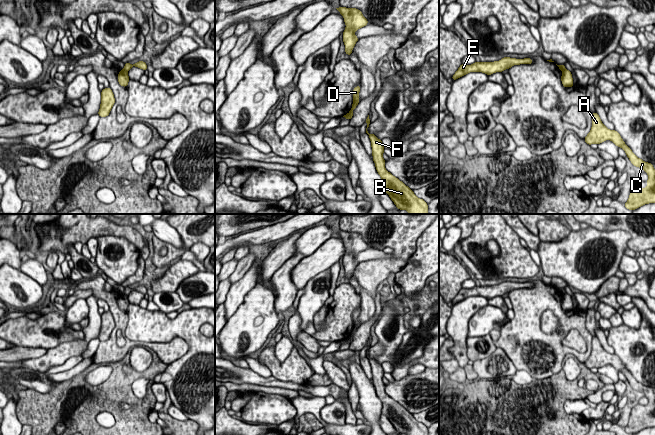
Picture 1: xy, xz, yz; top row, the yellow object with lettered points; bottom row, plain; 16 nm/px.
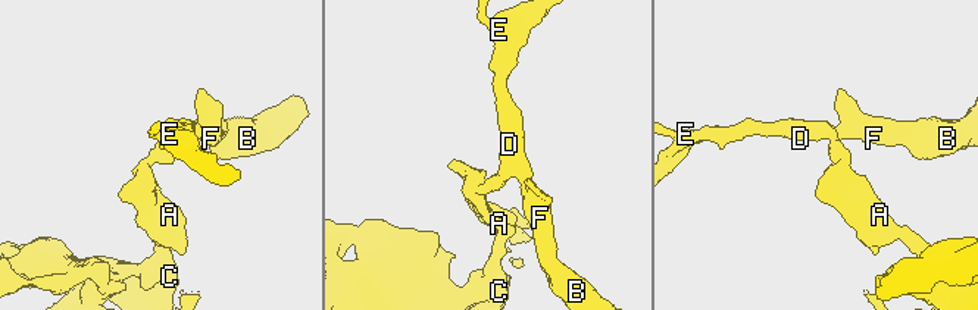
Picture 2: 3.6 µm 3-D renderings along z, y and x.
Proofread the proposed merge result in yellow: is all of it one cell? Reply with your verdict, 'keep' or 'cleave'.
cleave

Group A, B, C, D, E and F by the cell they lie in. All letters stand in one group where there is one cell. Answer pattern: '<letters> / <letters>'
A C / B D E F

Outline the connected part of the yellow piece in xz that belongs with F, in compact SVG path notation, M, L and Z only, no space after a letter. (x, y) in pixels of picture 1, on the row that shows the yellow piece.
M367 128L366 133L371 141L372 156L376 170L382 178L382 190L389 195L399 210L407 210L408 214L428 214L427 203L418 198L413 190L386 170L382 141L376 135L369 134Z

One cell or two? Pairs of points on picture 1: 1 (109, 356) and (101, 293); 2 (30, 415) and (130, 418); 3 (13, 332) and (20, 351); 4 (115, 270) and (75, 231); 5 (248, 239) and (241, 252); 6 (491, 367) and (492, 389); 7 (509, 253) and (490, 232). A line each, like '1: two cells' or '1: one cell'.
1: one cell
2: one cell
3: two cells
4: two cells
5: two cells
6: two cells
7: one cell

